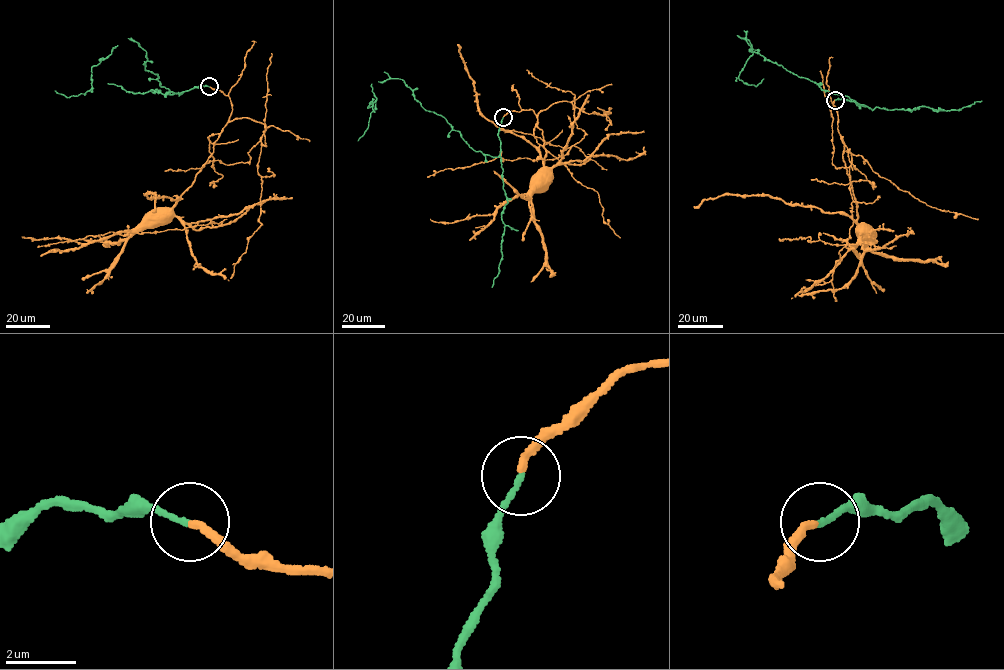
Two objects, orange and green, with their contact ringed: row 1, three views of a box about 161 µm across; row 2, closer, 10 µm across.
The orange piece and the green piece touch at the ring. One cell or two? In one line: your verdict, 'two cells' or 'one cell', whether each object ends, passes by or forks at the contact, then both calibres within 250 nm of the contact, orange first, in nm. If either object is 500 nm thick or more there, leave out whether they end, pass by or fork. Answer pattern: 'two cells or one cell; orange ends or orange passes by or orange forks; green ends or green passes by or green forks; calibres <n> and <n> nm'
one cell; orange ends; green ends; calibres 240 and 150 nm

